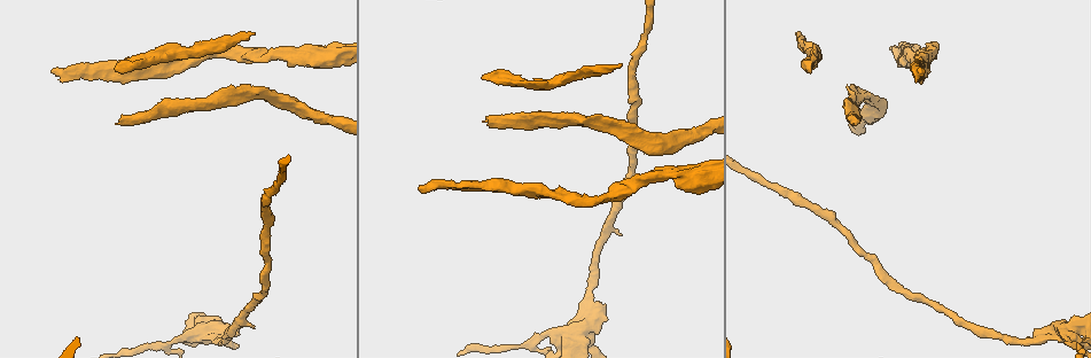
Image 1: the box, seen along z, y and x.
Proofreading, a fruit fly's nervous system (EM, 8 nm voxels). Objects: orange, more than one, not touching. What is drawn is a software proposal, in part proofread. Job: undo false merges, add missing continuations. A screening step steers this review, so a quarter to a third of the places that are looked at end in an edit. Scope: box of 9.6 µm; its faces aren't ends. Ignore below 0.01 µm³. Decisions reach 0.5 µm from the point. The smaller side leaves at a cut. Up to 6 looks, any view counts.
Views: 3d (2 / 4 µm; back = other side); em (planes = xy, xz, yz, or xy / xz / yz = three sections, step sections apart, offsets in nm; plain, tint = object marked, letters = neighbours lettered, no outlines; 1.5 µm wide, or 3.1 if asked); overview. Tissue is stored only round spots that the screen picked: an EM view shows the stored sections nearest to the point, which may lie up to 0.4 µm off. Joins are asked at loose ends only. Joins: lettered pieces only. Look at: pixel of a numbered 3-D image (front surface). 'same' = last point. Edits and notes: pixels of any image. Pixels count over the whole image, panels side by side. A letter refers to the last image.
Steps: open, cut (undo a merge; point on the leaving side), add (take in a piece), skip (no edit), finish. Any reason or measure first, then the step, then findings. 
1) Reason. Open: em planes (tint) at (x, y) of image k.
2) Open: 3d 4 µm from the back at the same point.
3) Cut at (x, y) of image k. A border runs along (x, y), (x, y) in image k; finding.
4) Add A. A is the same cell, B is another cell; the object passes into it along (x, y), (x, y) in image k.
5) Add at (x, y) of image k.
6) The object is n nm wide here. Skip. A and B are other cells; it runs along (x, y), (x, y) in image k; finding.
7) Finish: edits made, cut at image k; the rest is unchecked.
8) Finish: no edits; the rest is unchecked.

Branch stops here. Open: 3d 4 µm at (117, 124) of image 1.

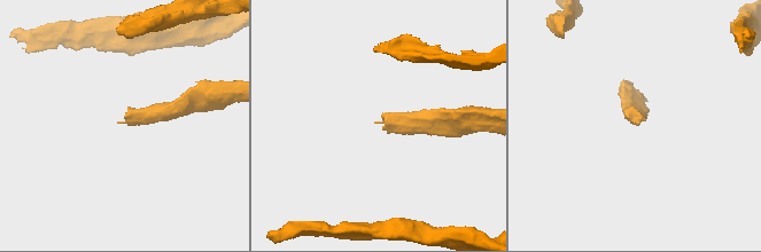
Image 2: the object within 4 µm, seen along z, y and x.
Now the EM. Open: em xy step 4 (letters) at (121, 123) of image 2.

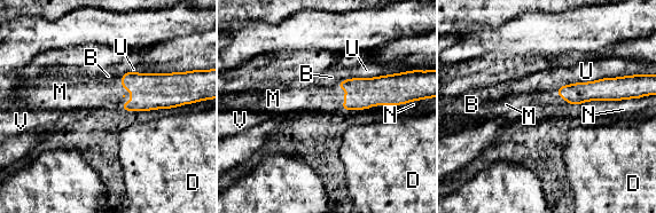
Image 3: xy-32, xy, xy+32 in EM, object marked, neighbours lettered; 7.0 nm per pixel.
Add M. M is the same cell, B, D, N, U and V are other cells; the object passes into it along (365, 93), (346, 94), (323, 97) in image 3; the neuron continues.

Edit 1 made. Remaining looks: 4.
Open: overview.

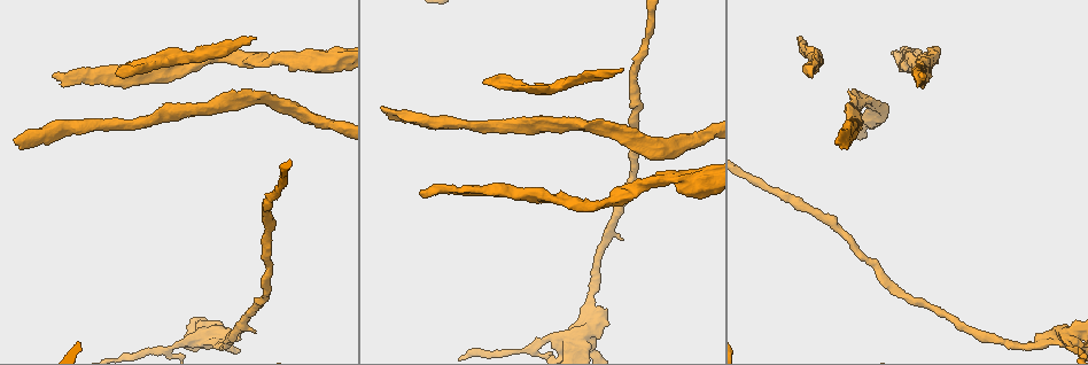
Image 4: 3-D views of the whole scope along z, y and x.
Free end. Open: em planes (plain) at (924, 76) of image 4.

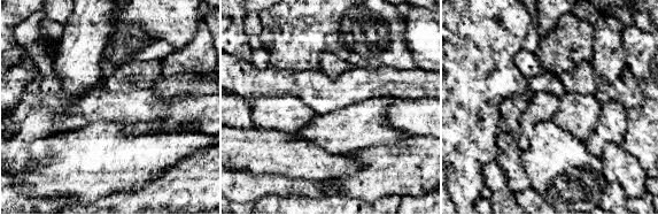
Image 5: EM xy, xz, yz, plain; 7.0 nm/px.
Open: em planes (letters) at the same point.

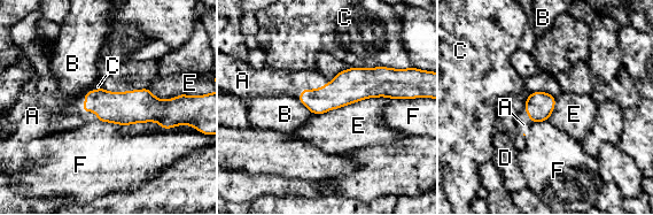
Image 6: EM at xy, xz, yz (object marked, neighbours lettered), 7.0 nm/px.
Add A. A is the same cell, B, C, D, E and F are other cells; the object passes into it along (116, 107), (85, 110), (53, 113) in image 6; it goes on there.

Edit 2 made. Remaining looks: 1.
Finish: edits made, add at image 3, add at image 6; the rest is unchecked.

